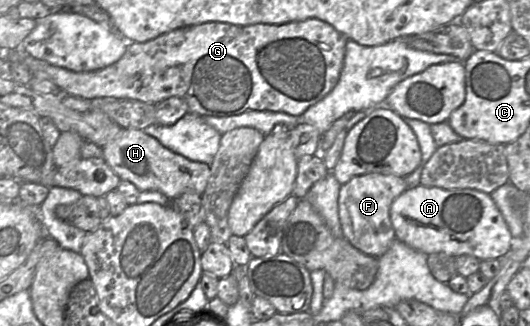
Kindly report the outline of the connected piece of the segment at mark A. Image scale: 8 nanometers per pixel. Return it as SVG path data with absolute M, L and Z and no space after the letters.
M408 188L392 202L390 220L398 240L426 255L444 252L454 257L471 255L481 261L499 259L513 240L490 195L475 189Z

